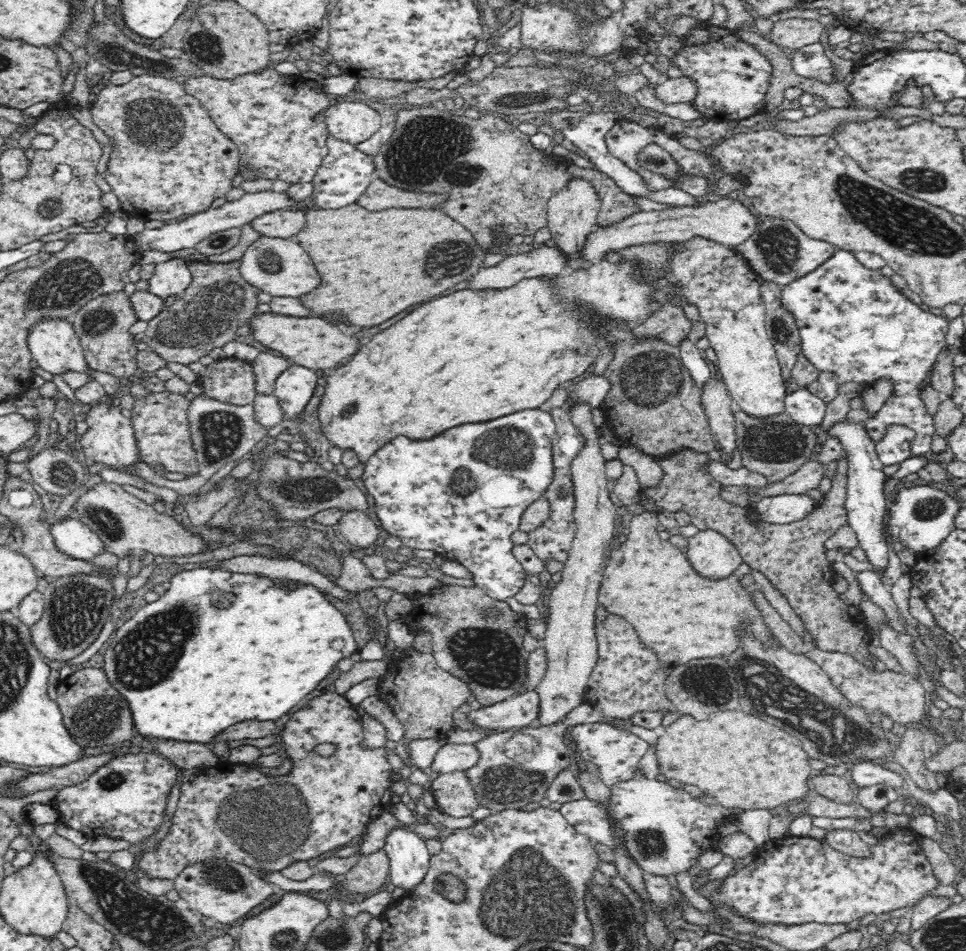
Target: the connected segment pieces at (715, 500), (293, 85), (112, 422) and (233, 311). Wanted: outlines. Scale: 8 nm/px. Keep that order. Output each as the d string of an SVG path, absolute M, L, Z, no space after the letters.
M681 448L672 454L656 456L655 461L663 470L662 478L658 484L642 488L641 494L649 499L660 512L678 512L684 511L692 517L692 523L699 530L717 530L720 534L731 539L732 543L738 547L740 555L743 557L745 564L750 568L766 575L766 578L772 583L774 589L778 590L790 603L792 610L802 619L807 635L812 636L814 645L823 651L840 652L849 654L858 662L861 662L868 670L875 670L878 664L878 657L870 650L870 633L867 623L861 614L859 607L846 604L840 593L833 587L836 574L833 565L826 558L826 548L824 542L832 536L836 530L848 525L848 515L846 510L847 494L847 475L846 465L839 460L836 473L831 478L831 487L817 506L802 518L787 522L784 524L764 521L757 516L756 511L748 506L738 506L735 503L728 503L722 498L722 482L716 477L712 477L710 466L710 456L698 449Z
M270 67L260 73L228 81L203 75L200 78L188 79L183 86L186 94L196 98L204 110L215 119L220 130L239 147L240 169L254 167L260 171L258 178L279 179L290 184L310 182L324 157L329 154L326 145L329 136L326 123L322 118L317 121L314 117L322 115L332 105L334 99L322 92L314 93L314 90L308 89L297 76L283 76Z
M106 399L87 407L86 412L85 422L89 427L84 434L78 437L78 447L84 452L88 461L106 464L118 472L138 478L134 468L142 464L143 458L140 455L138 439L134 434L131 419L124 417L118 407Z
M242 258L232 262L226 263L211 263L211 262L198 262L198 261L190 261L188 262L188 268L192 271L192 282L190 282L190 286L180 294L172 295L166 297L164 300L164 310L156 316L156 318L152 318L152 320L148 321L148 328L145 330L146 336L148 336L149 340L147 341L148 349L154 350L158 352L158 354L162 355L164 359L168 362L178 362L180 364L192 364L192 362L198 362L200 356L208 356L209 353L214 348L221 348L226 345L227 342L236 340L238 338L238 328L242 328L244 325L250 325L250 320L252 320L252 316L259 314L256 310L258 308L258 304L260 304L260 289L256 288L254 285L251 285L244 277L242 277L242 273L240 273L240 264L242 264Z

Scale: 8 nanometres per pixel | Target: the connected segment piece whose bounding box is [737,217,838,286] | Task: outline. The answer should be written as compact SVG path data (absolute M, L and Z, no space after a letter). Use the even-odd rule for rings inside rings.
M760 217L755 231L737 248L760 280L774 281L780 286L790 284L796 277L812 272L838 249L836 245L824 240L810 238L792 220L772 217Z

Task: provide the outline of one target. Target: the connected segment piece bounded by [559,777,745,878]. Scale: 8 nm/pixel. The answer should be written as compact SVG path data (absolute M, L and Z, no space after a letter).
M648 777L631 778L610 786L608 802L596 802L588 797L574 802L562 804L559 811L572 823L573 828L597 843L609 846L613 851L623 849L625 853L649 876L676 876L688 872L692 864L700 860L708 850L718 850L723 840L720 828L734 823L745 810L740 807L722 806L718 799L710 794L702 794L700 798L692 796L683 788L674 788L669 783Z

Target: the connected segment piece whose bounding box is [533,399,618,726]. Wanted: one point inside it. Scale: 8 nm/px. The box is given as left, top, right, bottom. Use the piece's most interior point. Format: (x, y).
(570, 643)

